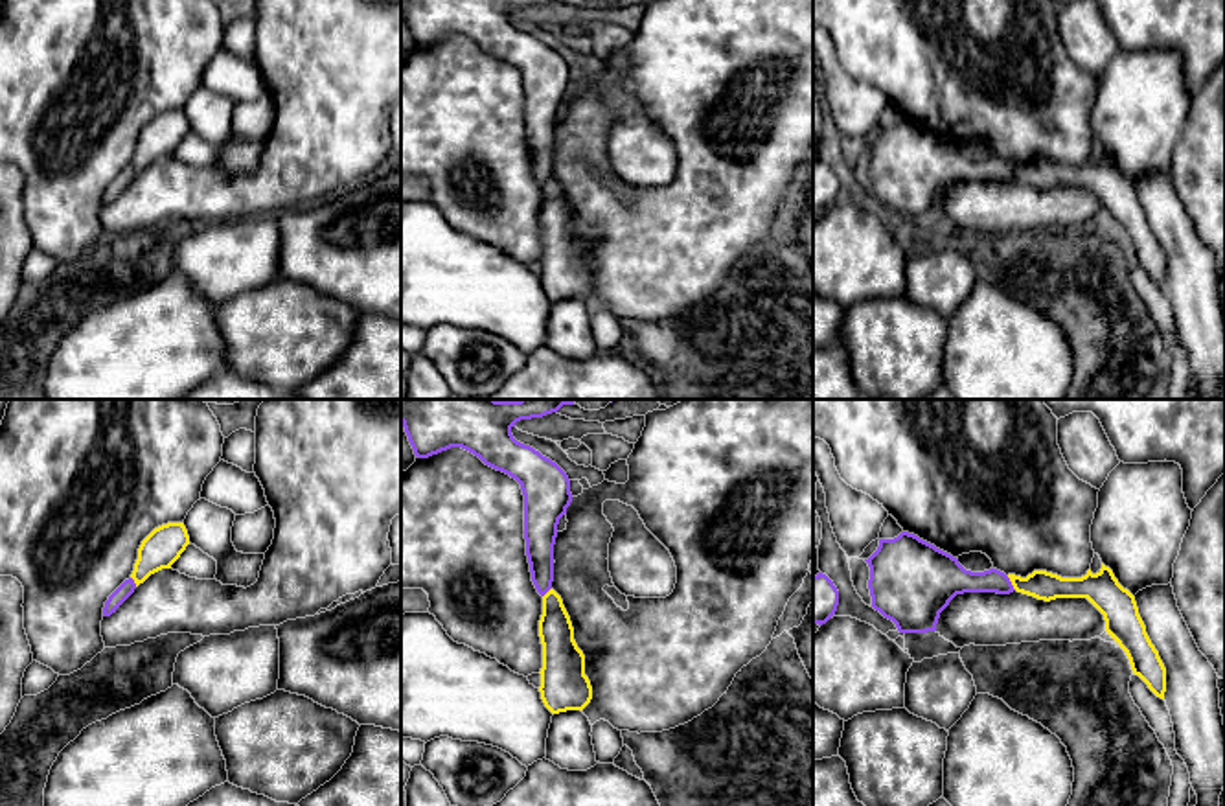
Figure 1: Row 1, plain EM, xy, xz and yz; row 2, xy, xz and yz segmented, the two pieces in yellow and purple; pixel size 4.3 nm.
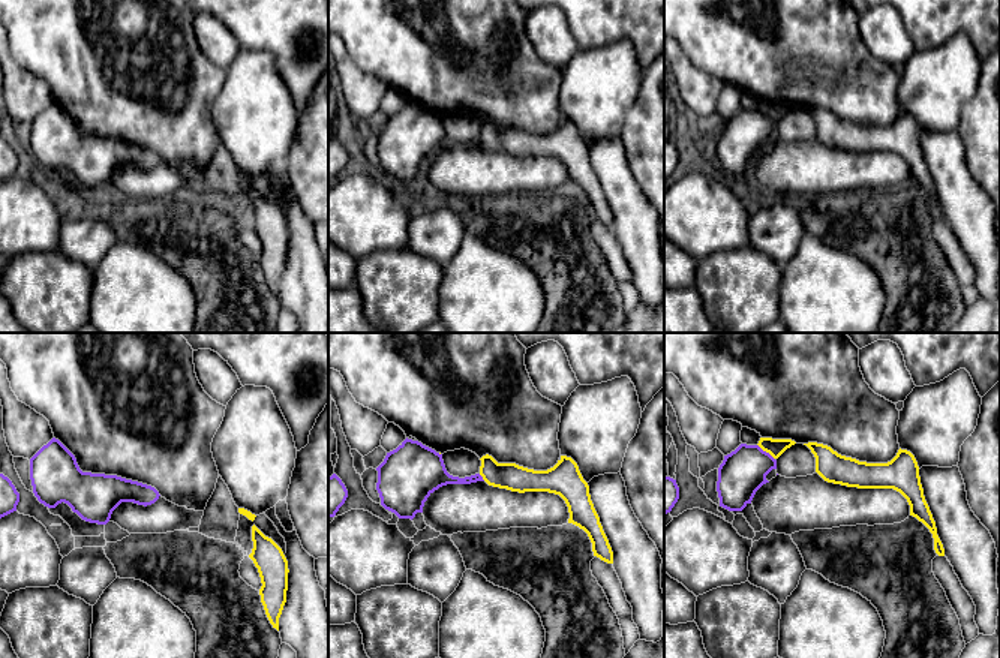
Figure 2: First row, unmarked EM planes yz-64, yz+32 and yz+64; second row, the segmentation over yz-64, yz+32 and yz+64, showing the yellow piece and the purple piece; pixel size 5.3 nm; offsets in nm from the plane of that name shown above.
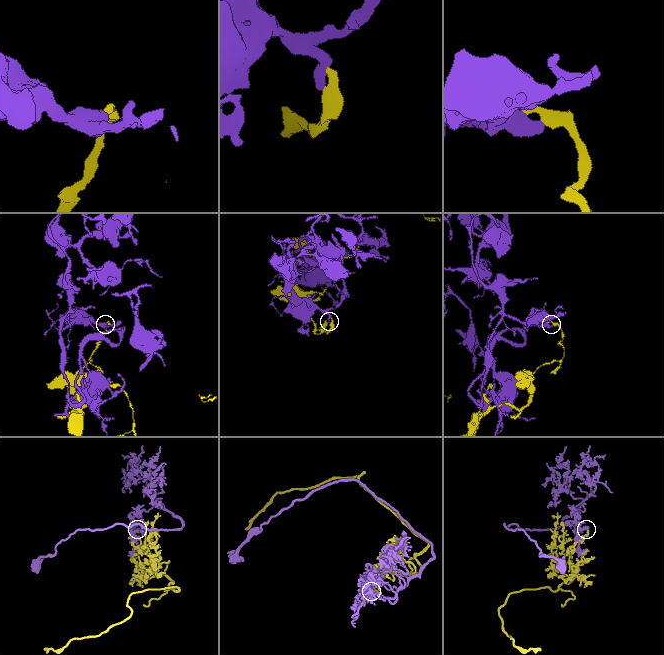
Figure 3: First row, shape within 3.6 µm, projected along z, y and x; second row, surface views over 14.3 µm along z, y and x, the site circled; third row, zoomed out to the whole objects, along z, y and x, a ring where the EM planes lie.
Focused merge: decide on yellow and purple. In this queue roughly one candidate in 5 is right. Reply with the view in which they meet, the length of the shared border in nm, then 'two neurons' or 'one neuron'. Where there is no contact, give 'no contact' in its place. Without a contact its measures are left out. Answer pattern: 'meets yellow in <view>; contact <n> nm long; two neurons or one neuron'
meets yellow in yz; contact 80 nm long; two neurons

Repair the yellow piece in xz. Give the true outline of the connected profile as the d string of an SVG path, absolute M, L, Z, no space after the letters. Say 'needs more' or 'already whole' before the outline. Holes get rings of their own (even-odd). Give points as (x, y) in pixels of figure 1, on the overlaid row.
already whole; M554 589L543 596L539 637L543 644L539 692L544 707L552 714L583 710L592 699L585 655L574 640L570 616Z

